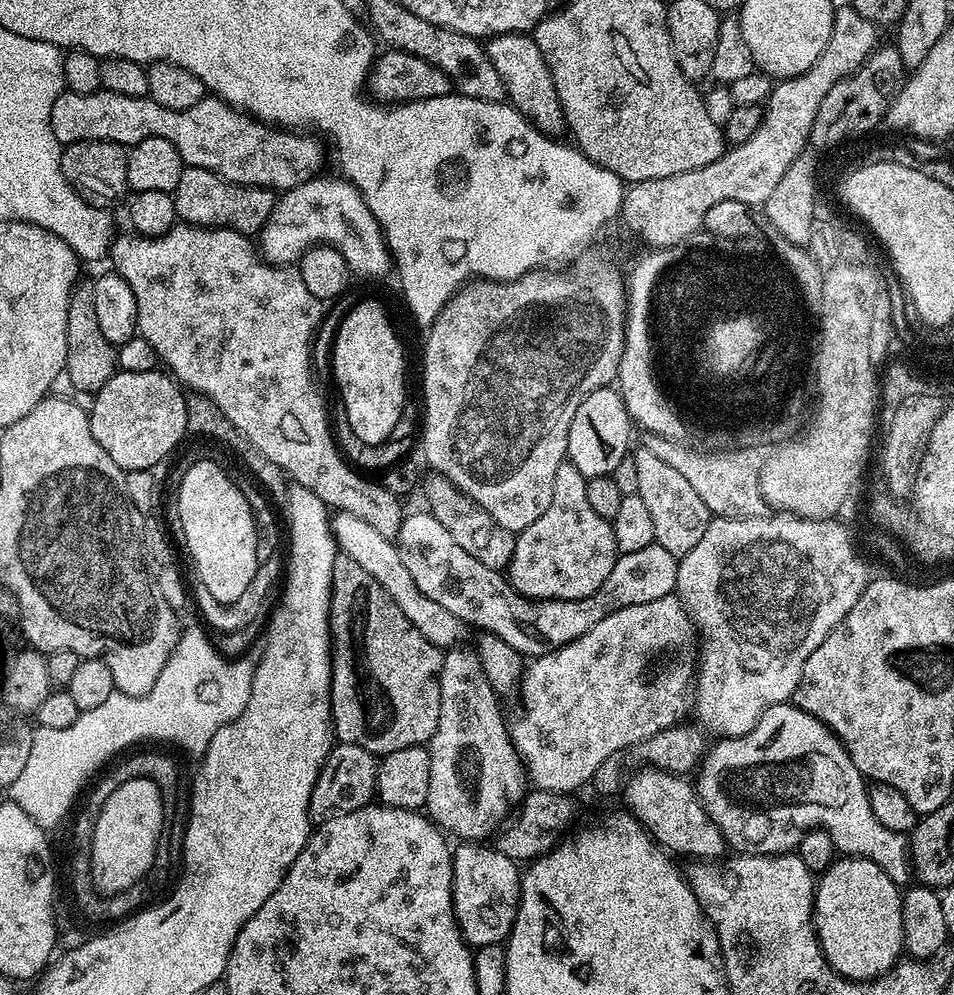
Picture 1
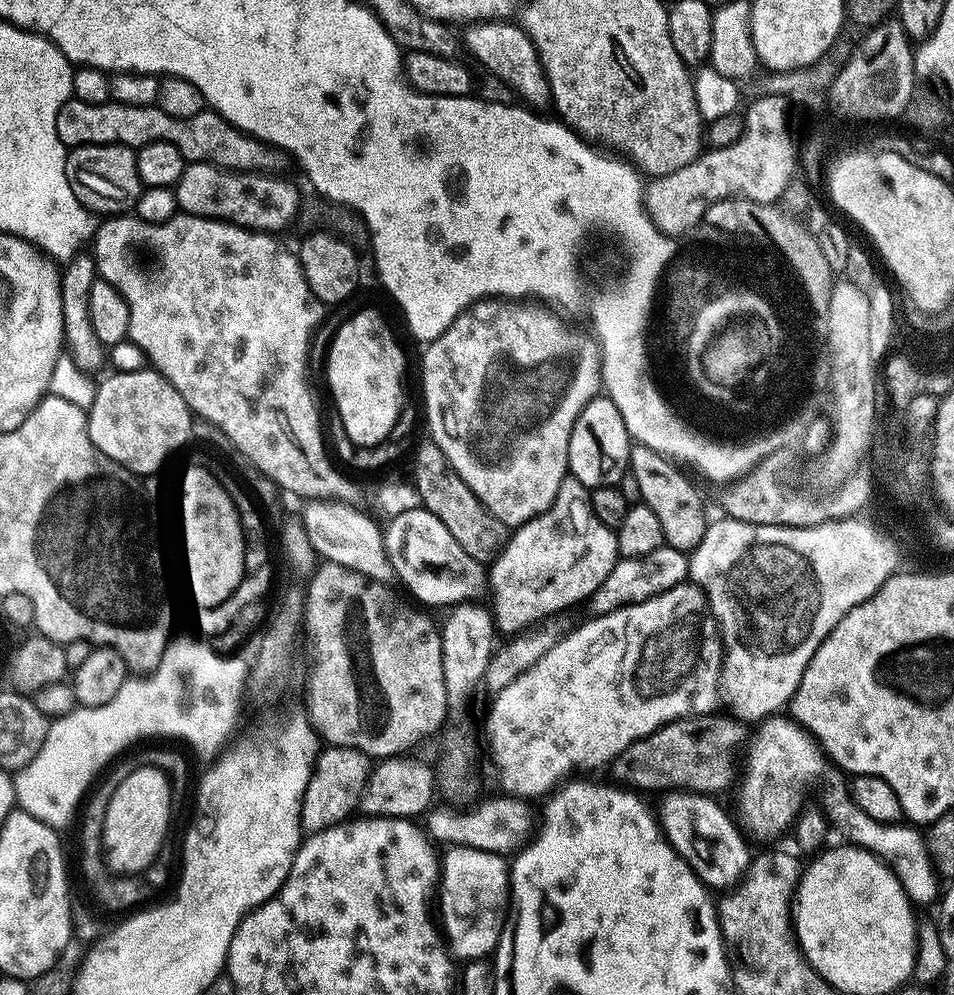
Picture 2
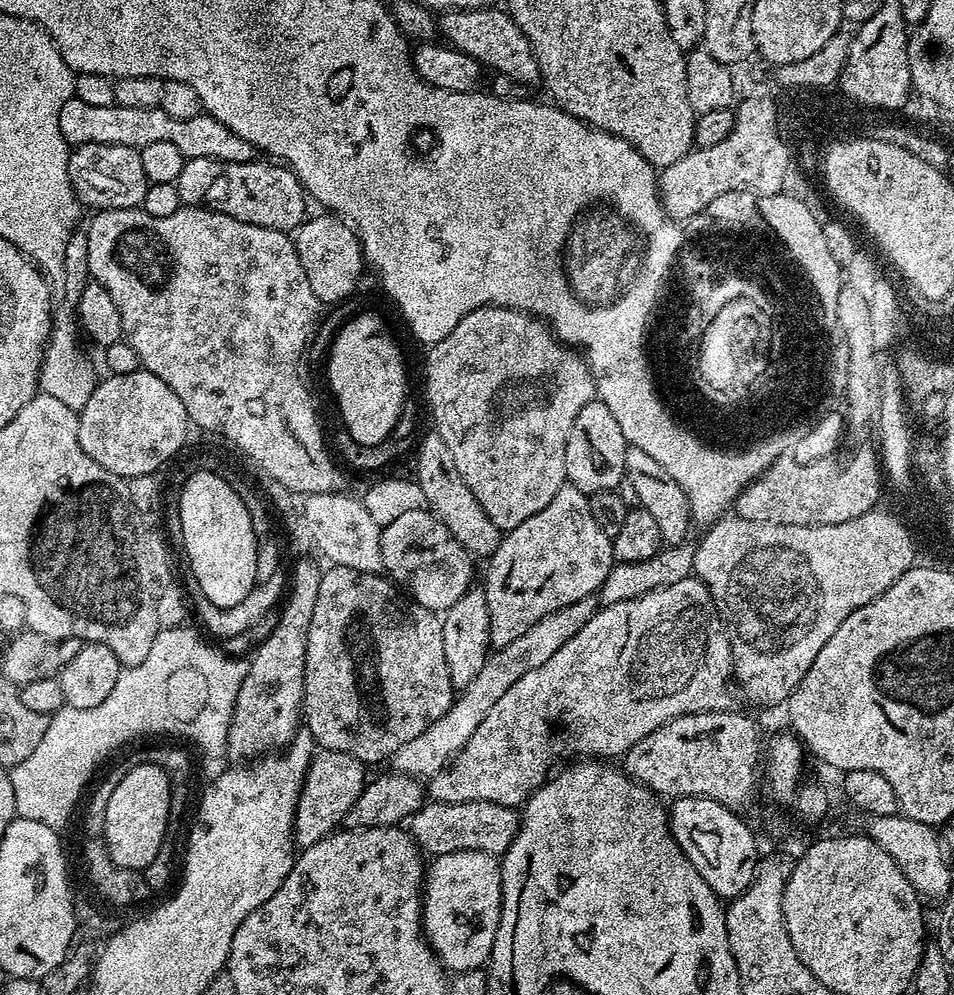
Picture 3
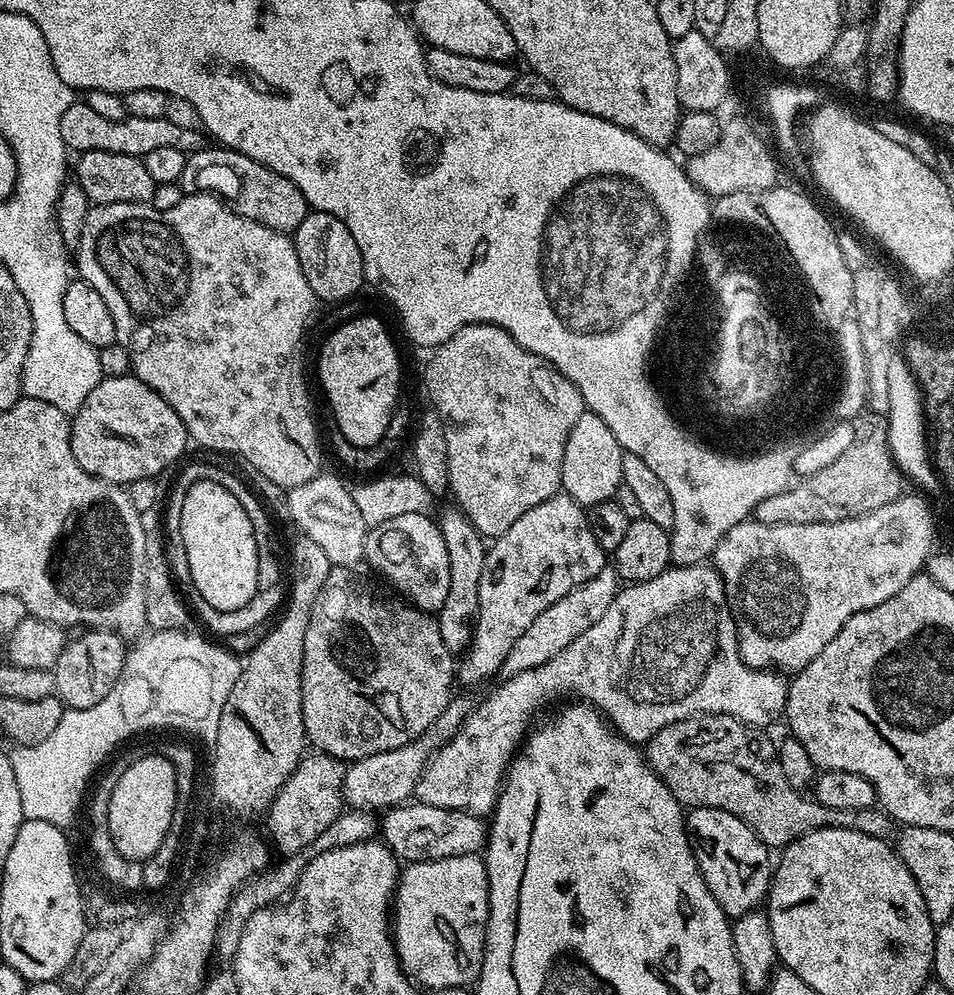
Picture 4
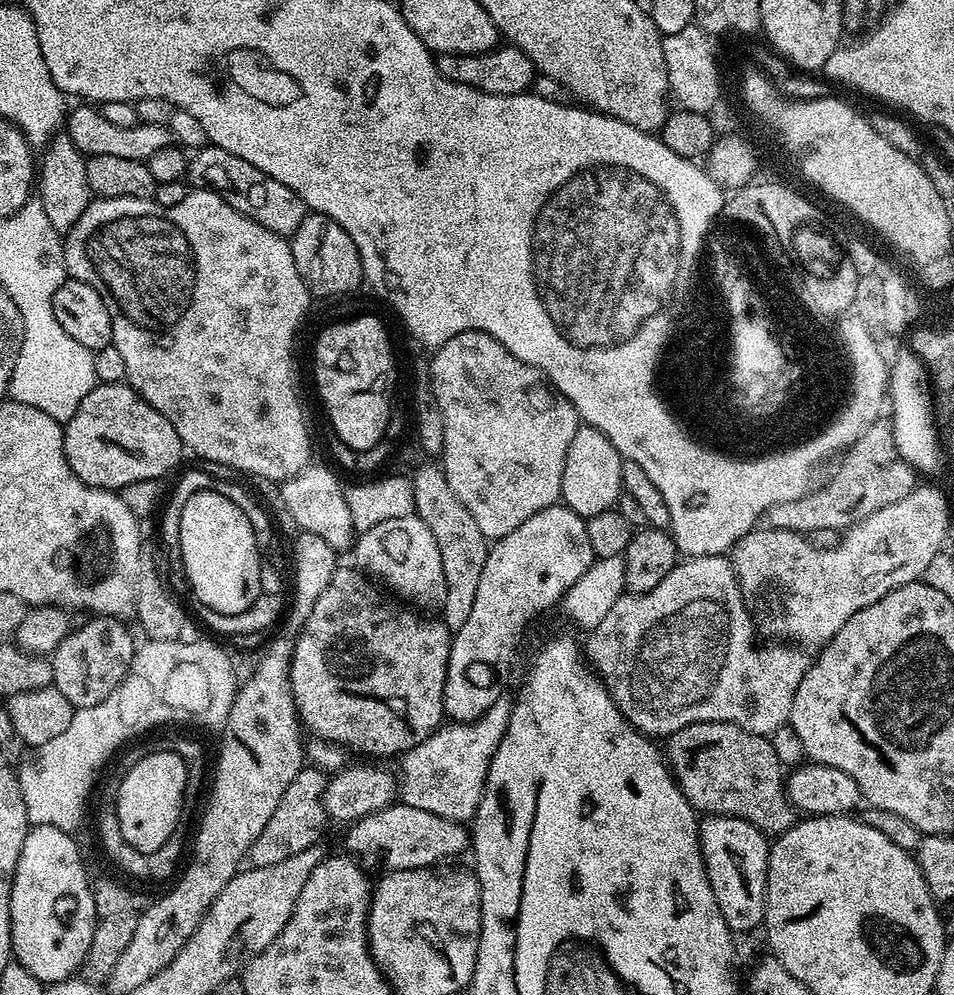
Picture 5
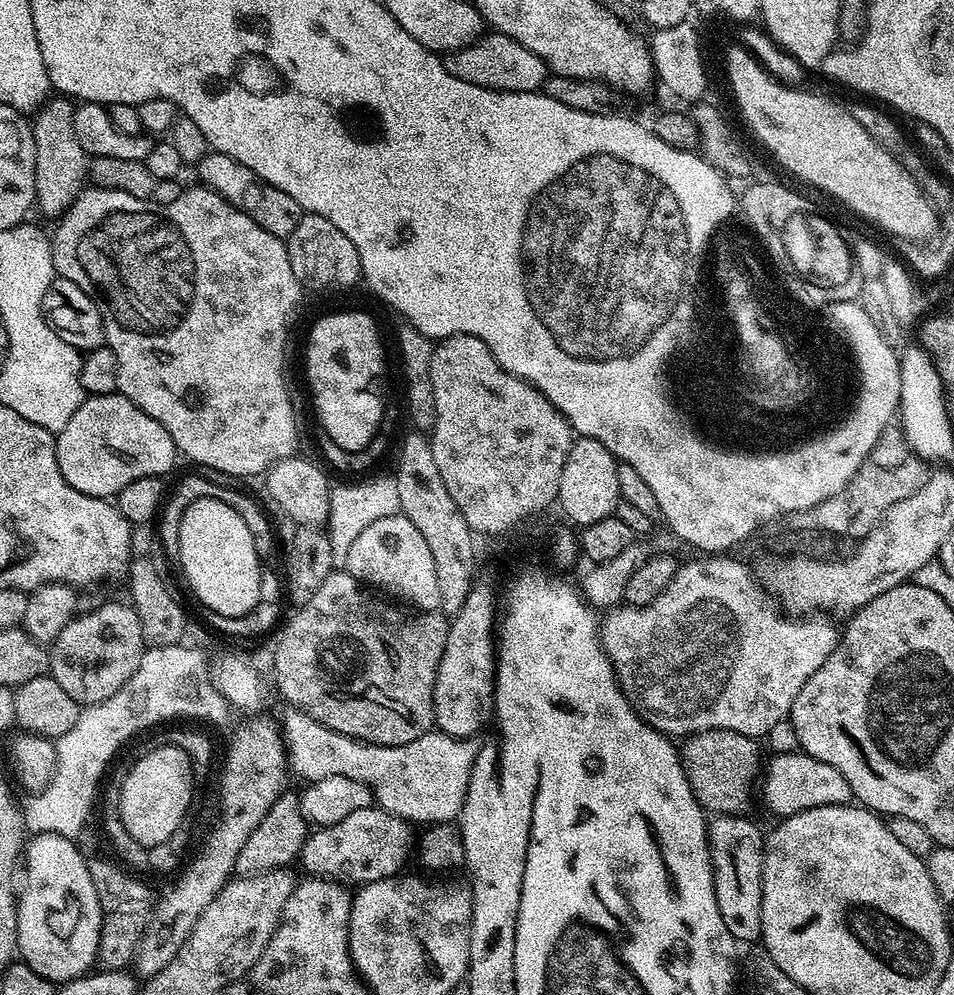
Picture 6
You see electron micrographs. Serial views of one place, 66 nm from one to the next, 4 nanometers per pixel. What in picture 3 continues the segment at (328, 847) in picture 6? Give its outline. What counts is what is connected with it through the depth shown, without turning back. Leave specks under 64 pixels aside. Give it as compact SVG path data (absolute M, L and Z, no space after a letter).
M467 800L461 804L428 802L411 815L410 824L412 839L429 857L451 852L489 852L499 857L514 842L520 829L520 816L515 807L489 800Z

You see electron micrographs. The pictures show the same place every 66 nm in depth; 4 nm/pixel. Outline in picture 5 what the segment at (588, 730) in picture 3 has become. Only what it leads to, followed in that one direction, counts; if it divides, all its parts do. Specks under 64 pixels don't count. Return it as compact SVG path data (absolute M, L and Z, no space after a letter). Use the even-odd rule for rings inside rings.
M727 555L694 556L681 559L676 563L674 570L670 570L670 574L666 574L666 578L662 578L662 582L654 586L654 590L620 596L618 602L614 602L614 606L610 609L610 614L606 614L606 618L602 618L602 622L598 622L598 626L587 633L586 660L594 669L595 675L604 685L605 690L612 695L612 700L618 706L618 710L622 710L624 717L649 738L657 738L656 736L667 738L691 724L722 722L723 720L742 726L759 736L771 737L772 733L789 723L790 710L794 706L794 694L798 690L798 682L802 682L806 674L810 660L809 657L804 657L803 647L793 646L788 642L768 642L772 644L759 648L756 645L756 635L758 632L754 627L748 607L744 604L736 575L732 569L731 559ZM501 698L471 724L445 723L421 744L399 757L398 796L418 810L430 810L438 818L471 821L476 814L490 762L508 729L512 704Z

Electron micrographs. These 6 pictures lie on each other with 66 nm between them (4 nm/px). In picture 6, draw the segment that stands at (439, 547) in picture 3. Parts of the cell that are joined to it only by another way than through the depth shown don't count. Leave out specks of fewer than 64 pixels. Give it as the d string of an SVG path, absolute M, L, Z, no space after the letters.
M403 514L380 518L359 534L350 546L346 559L346 571L356 580L382 584L390 588L396 598L422 612L435 612L442 602L442 589L438 586L438 569L426 538L418 534L418 526Z

